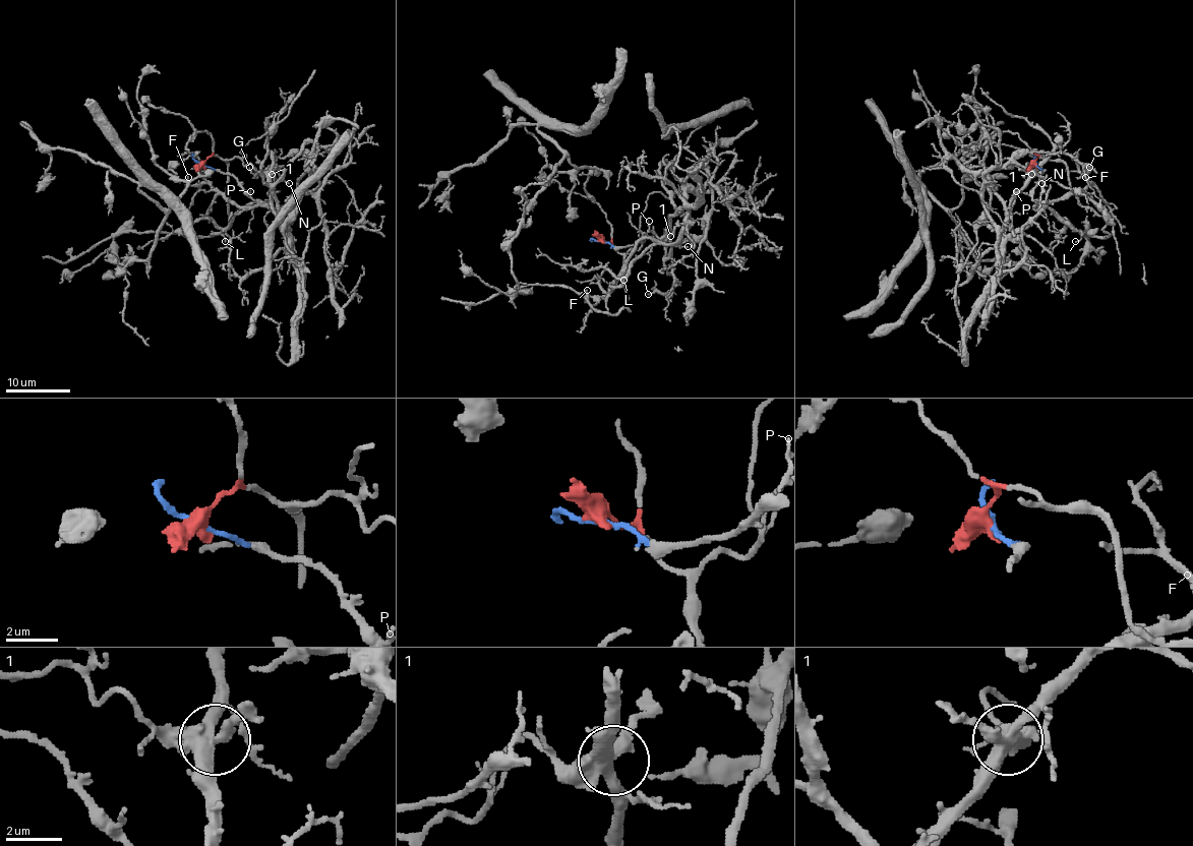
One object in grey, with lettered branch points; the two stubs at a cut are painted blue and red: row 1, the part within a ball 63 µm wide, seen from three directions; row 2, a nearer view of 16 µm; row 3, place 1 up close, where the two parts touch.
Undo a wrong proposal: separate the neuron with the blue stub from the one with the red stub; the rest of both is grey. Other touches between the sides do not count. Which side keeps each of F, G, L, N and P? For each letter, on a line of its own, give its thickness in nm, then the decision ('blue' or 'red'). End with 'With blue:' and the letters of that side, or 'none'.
F: 150 nm thick; blue
G: 130 nm thick; blue
L: 110 nm thick; blue
N: 110 nm thick; blue
P: 140 nm thick; blue
With blue: F, G, L, N, P

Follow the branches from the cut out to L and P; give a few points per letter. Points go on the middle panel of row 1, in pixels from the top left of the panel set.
L: (600, 242), (627, 247), (647, 237), (654, 240), (633, 263), (621, 286), (622, 280)
P: (600, 242), (614, 247), (633, 245), (646, 232), (649, 221)

